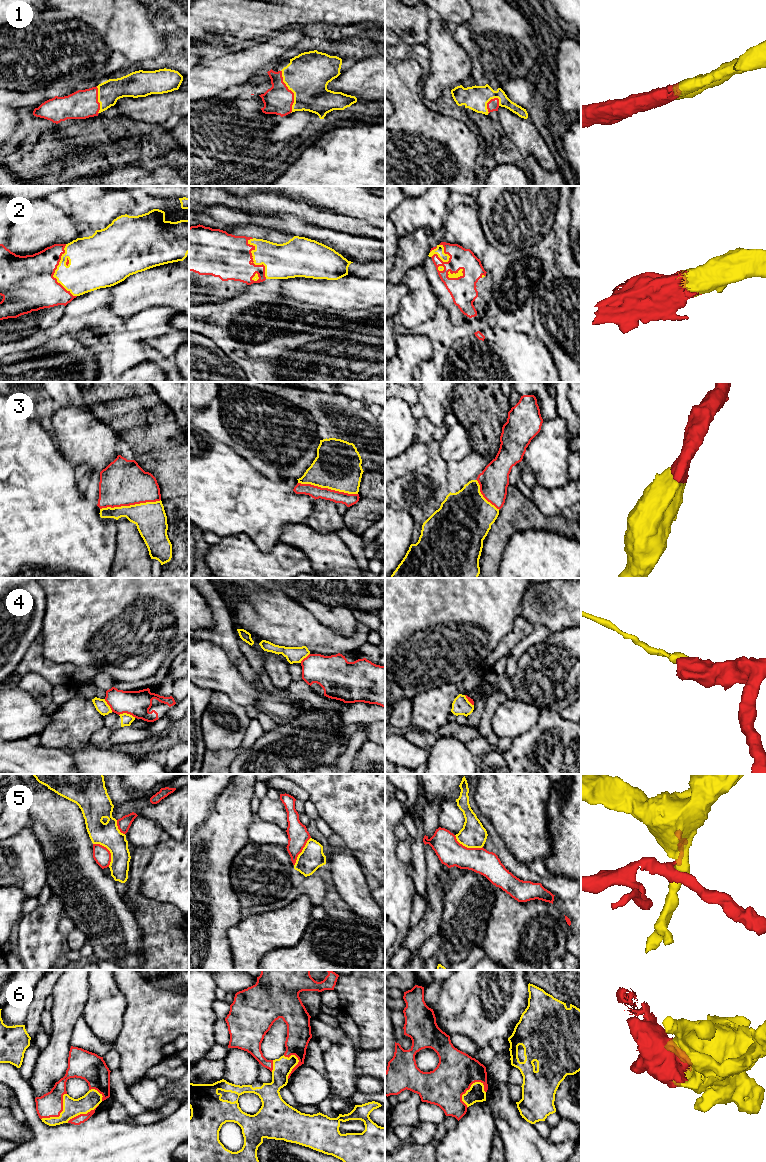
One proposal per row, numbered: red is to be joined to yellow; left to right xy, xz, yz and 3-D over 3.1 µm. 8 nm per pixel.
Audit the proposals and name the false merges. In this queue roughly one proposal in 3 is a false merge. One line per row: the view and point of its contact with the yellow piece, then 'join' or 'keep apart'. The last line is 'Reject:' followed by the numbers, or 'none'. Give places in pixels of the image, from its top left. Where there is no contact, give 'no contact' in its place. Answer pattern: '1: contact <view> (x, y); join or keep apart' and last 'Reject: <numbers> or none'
1: contact xz (291, 90); join
2: contact xy (55, 272); join
3: contact xy (130, 505); join
4: contact xy (127, 714); keep apart
5: contact xy (109, 850); keep apart
6: contact yz (466, 1091); join
Reject: 4, 5

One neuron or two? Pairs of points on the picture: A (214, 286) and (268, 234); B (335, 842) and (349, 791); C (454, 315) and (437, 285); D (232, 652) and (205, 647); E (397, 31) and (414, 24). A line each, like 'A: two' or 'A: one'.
A: one
B: two
C: one
D: two
E: one

